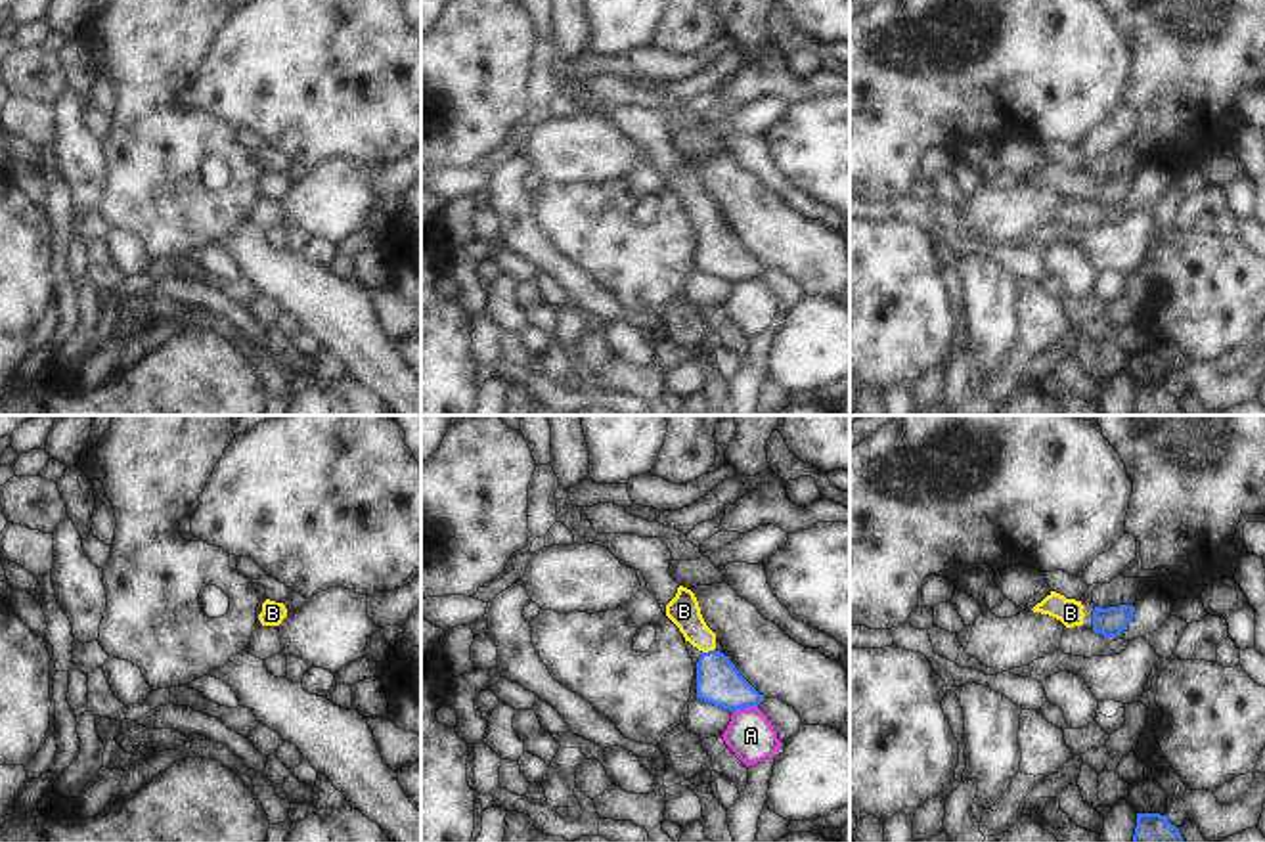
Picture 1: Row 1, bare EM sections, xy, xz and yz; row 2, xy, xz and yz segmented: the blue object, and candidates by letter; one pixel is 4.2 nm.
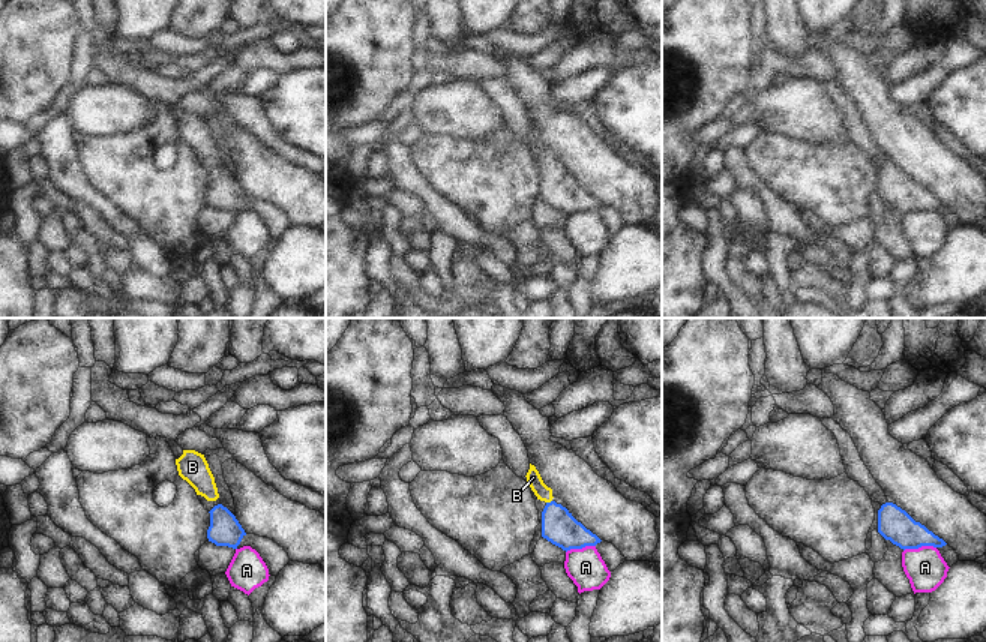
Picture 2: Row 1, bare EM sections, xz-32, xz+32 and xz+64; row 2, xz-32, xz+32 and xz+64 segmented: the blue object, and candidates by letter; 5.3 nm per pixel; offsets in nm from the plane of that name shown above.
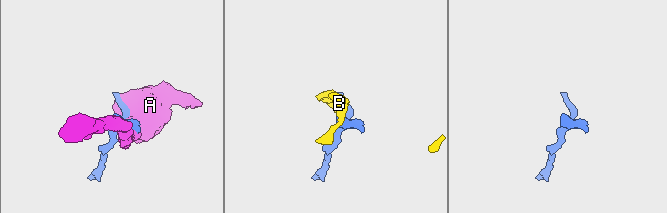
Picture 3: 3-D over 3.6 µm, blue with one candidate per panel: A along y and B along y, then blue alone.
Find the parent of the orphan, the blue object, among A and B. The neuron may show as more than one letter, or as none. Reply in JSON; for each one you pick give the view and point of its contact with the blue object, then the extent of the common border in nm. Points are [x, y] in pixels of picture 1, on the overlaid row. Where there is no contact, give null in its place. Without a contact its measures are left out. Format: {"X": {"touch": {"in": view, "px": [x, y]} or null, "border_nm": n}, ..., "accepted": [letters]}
{"B": {"touch": {"in": "xz", "px": [709, 651]}, "border_nm": 60}, "accepted": ["B"]}

